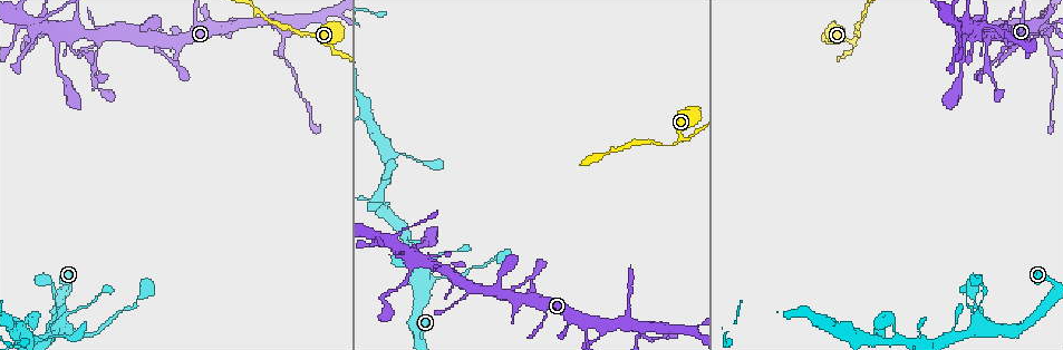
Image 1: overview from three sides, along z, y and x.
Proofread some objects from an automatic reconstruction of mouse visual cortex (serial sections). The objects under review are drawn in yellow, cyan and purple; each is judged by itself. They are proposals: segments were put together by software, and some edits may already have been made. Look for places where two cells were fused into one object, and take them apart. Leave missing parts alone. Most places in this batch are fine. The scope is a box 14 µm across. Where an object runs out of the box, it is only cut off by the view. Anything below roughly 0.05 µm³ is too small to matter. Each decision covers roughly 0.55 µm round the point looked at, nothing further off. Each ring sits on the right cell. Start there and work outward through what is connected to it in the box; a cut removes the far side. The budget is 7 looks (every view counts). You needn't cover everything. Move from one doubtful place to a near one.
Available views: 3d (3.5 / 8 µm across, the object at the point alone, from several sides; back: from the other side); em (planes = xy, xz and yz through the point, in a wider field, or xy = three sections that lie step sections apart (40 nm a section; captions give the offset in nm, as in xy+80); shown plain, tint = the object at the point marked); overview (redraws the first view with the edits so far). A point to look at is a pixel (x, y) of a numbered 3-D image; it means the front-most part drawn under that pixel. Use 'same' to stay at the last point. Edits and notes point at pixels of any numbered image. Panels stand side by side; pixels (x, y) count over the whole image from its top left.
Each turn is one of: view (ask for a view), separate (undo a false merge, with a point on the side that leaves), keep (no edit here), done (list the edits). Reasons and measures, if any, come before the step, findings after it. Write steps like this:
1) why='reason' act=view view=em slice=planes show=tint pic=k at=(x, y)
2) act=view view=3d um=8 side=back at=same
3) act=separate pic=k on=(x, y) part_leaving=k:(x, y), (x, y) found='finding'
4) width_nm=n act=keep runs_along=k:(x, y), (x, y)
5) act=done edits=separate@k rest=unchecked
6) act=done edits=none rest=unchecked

why='looks like a crossing' act=view view=3d um=3.5 pic=1 at=(67, 34)

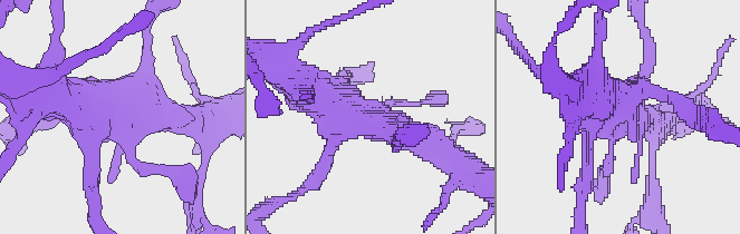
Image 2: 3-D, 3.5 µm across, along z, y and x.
why='need the tissue' act=view view=em slice=xy step=5 show=tint pic=2 at=(126, 112)

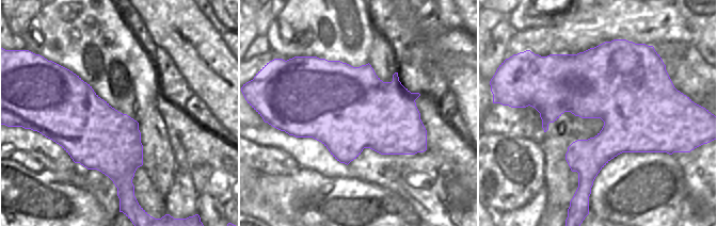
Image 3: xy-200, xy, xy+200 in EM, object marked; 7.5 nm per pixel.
why='another direction' act=view view=em slice=planes show=tint at=same

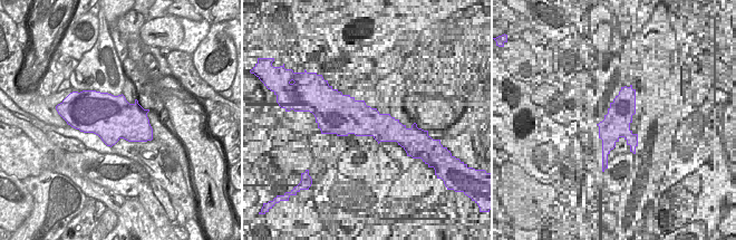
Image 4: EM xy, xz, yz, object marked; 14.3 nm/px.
act=keep runs_along=2:(444, 152), (310, 91) found='all the same cell'

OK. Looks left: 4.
why='branch point' act=view view=3d um=3.5 pic=1 at=(638, 335)

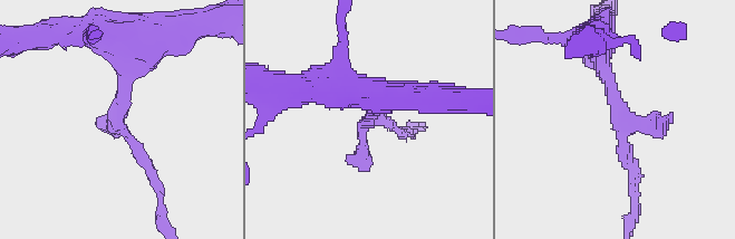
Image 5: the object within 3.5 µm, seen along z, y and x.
arms=3 arm_widths_nm=150,200,250 why='shape alone is not enough' act=view view=em slice=planes show=tint pic=5 at=(618, 122)

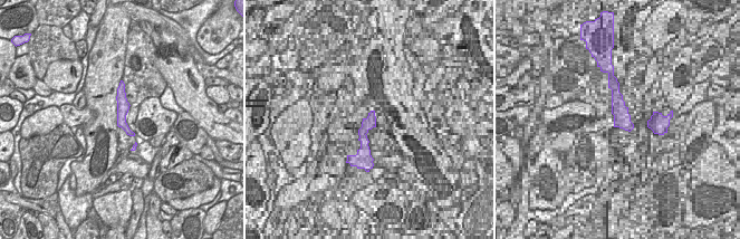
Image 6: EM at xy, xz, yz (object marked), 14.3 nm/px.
act=separate pic=5 on=(150, 173) part_leaving=5:(135, 143), (158, 191), (165, 226) found='two cells meet here'

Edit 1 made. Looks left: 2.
act=done edits=separate@5 rest=unchecked

